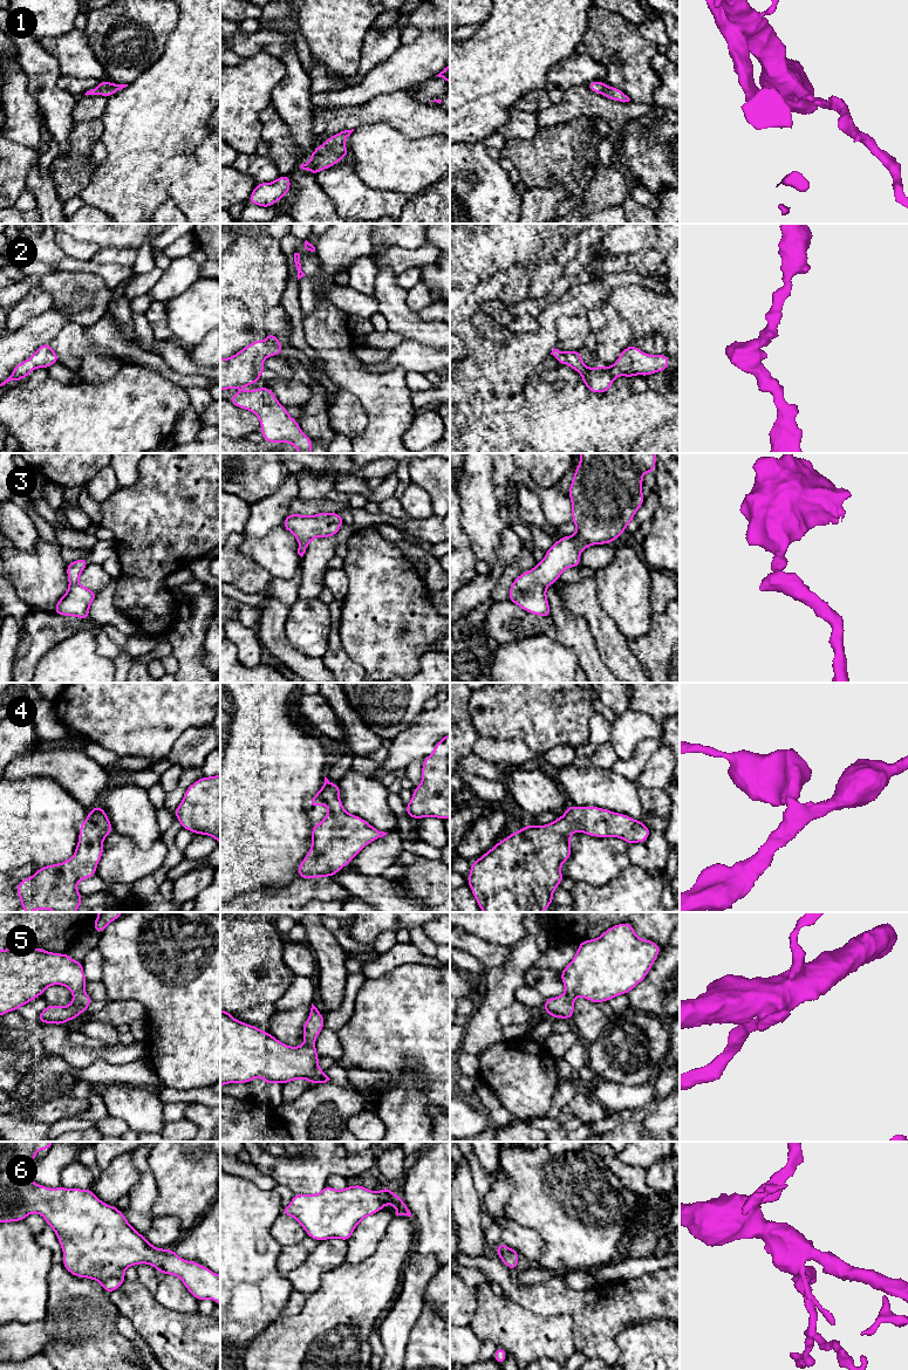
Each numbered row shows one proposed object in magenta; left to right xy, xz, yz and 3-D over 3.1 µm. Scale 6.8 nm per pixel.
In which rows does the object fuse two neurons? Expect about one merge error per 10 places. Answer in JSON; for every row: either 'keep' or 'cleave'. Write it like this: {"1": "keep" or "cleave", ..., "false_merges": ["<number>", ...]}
{"1": "keep", "2": "keep", "3": "keep", "4": "keep", "5": "keep", "6": "keep", "false_merges": []}

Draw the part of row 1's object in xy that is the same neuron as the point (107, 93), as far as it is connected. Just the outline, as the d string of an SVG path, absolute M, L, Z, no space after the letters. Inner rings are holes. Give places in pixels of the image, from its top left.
M100 81L98 85L95 89L87 91L84 95L102 95L109 98L116 91L125 88L128 84L116 84L108 81Z

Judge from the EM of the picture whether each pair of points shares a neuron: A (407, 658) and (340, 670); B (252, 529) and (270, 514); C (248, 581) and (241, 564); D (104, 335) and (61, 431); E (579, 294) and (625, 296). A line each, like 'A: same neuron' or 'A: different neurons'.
A: different neurons
B: same neuron
C: same neuron
D: different neurons
E: different neurons

